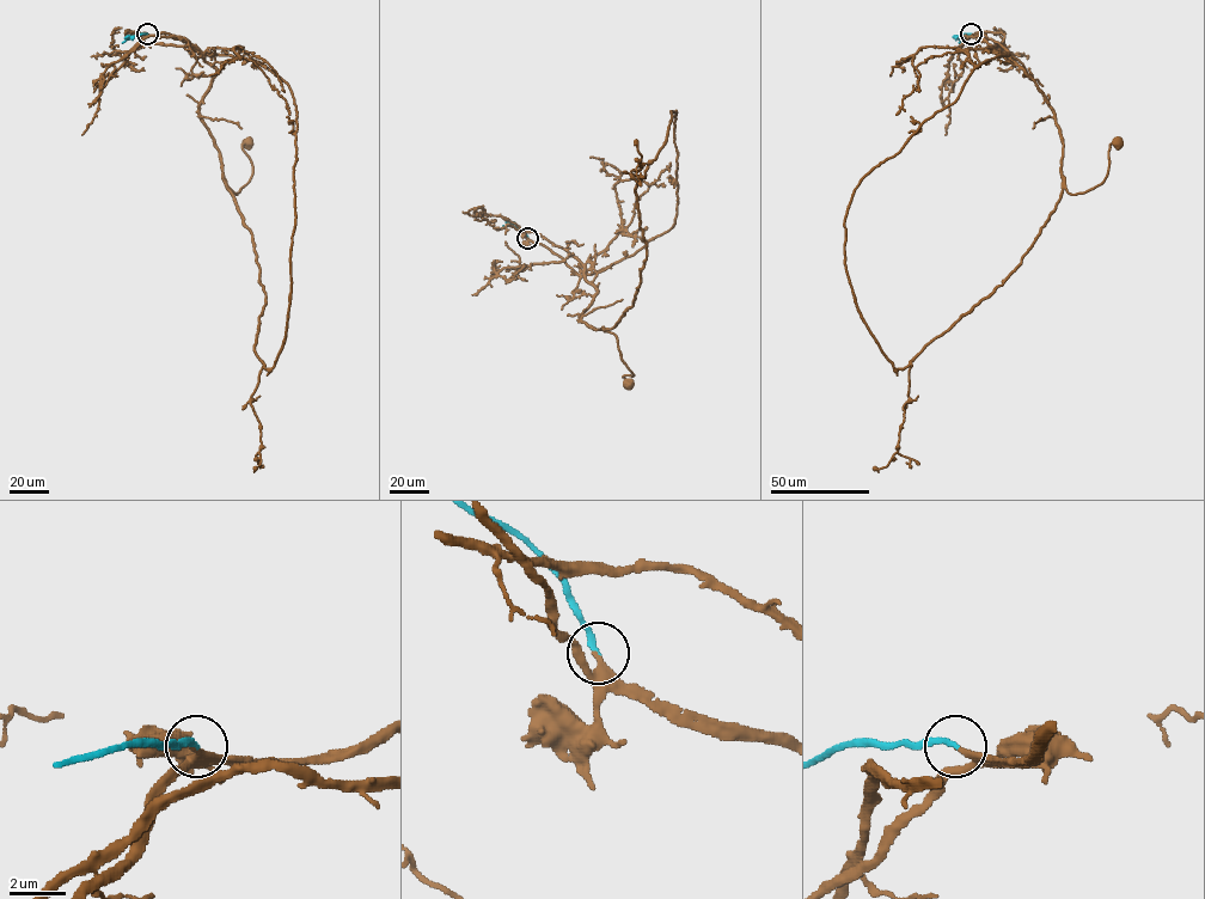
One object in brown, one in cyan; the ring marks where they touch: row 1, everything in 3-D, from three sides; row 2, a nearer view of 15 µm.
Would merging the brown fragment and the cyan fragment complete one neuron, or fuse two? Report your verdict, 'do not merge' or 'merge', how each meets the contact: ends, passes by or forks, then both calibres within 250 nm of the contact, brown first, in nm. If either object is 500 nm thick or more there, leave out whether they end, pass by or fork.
merge; brown ends; cyan ends; calibres 280 and 200 nm

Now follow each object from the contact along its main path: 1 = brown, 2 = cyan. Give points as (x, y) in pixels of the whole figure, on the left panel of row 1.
1: (147, 34), (181, 38), (200, 54), (193, 77), (213, 77), (199, 111), (236, 195), (252, 172), (248, 144)
2: (147, 34), (122, 43)

